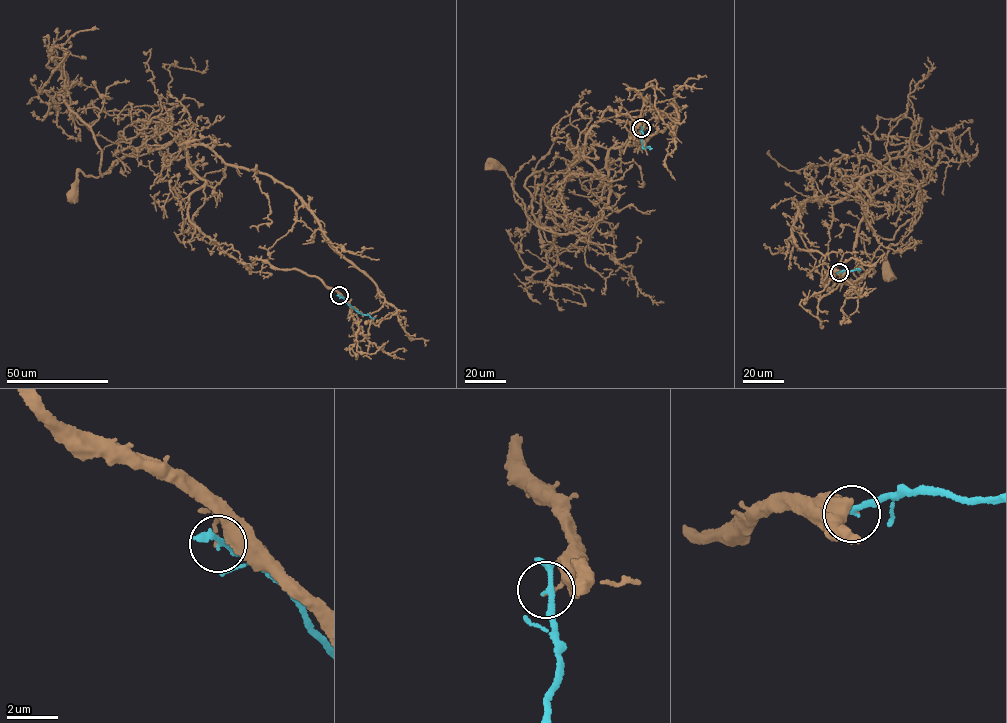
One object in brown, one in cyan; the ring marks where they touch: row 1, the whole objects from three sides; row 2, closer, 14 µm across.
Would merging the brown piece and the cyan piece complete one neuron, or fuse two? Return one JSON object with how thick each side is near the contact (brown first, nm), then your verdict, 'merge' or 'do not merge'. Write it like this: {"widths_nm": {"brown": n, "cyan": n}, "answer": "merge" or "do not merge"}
{"widths_nm": {"brown": 120, "cyan": 200}, "answer": "do not merge"}

